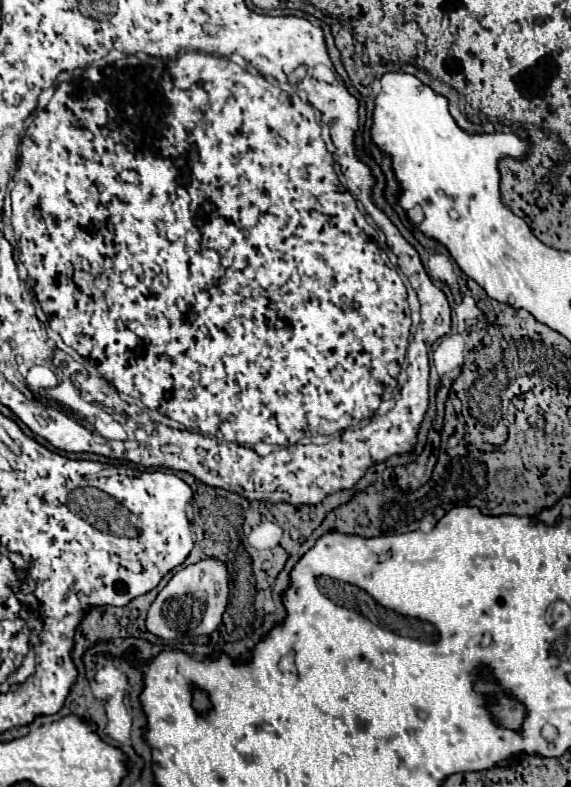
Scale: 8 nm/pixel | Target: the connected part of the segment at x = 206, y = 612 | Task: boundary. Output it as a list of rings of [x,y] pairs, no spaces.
[[[206,556],[200,562],[178,570],[170,578],[166,588],[162,588],[156,600],[152,602],[146,618],[146,628],[164,640],[178,638],[184,634],[200,636],[214,632],[222,622],[222,614],[228,604],[228,596],[230,596],[228,582],[230,582],[230,572],[226,564],[214,556]]]

